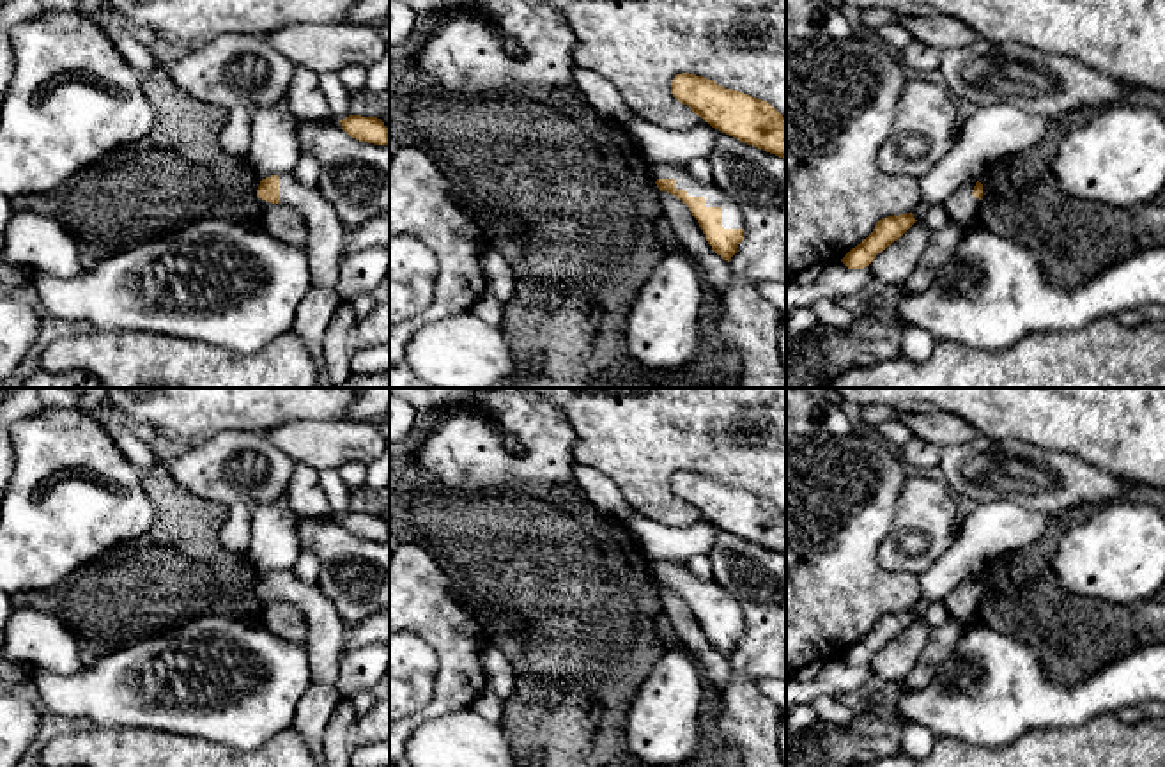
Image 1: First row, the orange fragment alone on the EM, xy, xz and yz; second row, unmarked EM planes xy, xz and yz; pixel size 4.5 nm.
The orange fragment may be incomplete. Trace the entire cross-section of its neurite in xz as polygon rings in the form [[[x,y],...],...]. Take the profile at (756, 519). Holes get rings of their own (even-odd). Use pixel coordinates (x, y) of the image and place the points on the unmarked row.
[[[689,469],[673,475],[671,491],[721,530],[786,556],[786,515],[770,500]]]

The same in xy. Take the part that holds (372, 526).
[[[349,512],[340,517],[342,526],[359,537],[374,542],[390,542],[390,526],[377,514]]]

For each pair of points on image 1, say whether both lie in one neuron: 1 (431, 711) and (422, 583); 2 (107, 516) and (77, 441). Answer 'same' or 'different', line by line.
1: same
2: same

